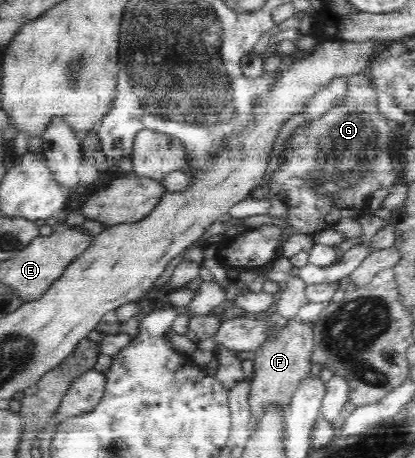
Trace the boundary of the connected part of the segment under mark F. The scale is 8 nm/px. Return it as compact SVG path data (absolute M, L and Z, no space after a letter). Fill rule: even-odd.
M290 318L283 328L278 327L273 338L265 340L255 351L248 399L250 412L257 422L265 413L266 406L272 406L274 402L288 407L299 383L310 374L312 349L315 347L314 325L314 321L306 323Z

